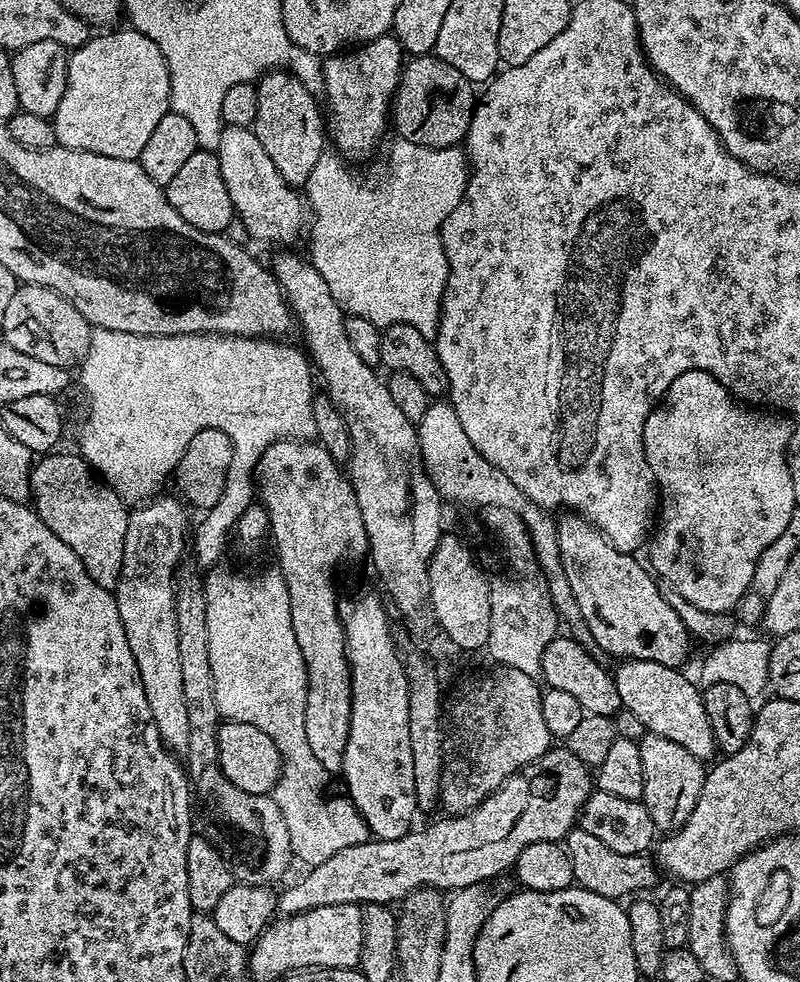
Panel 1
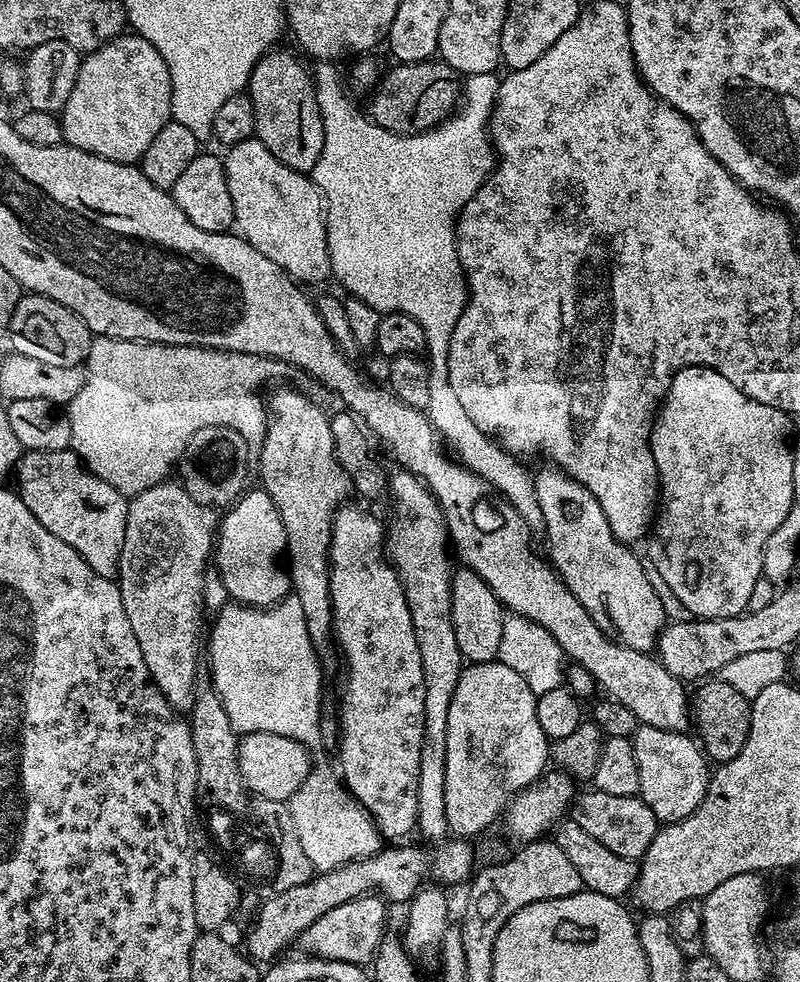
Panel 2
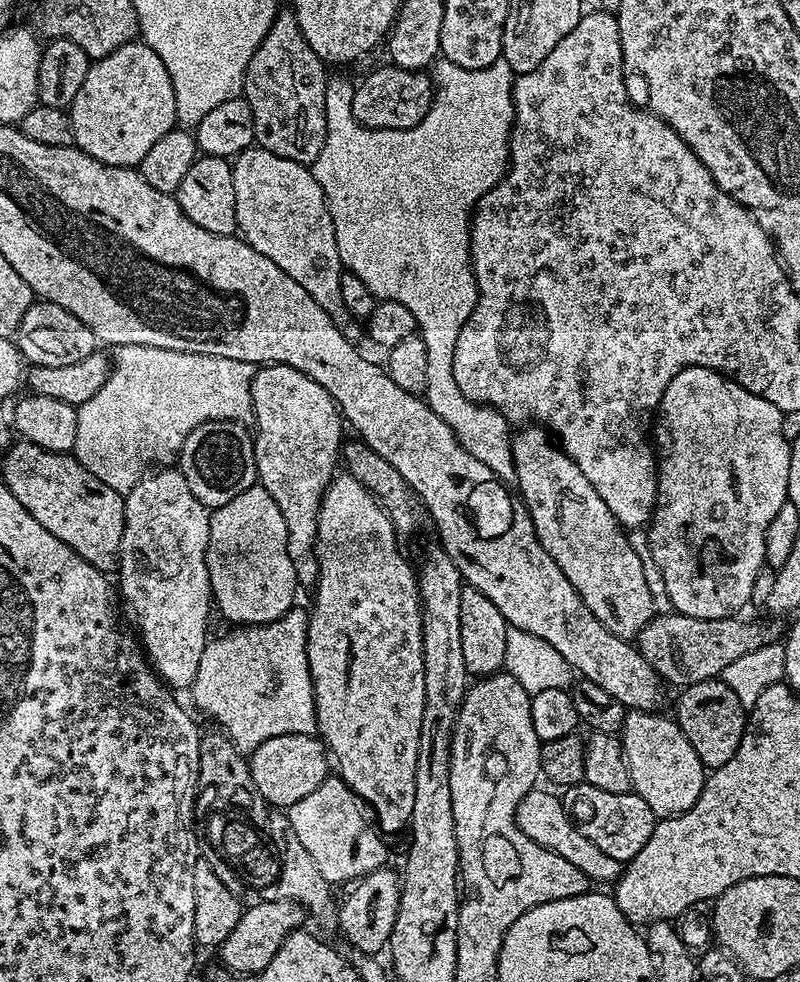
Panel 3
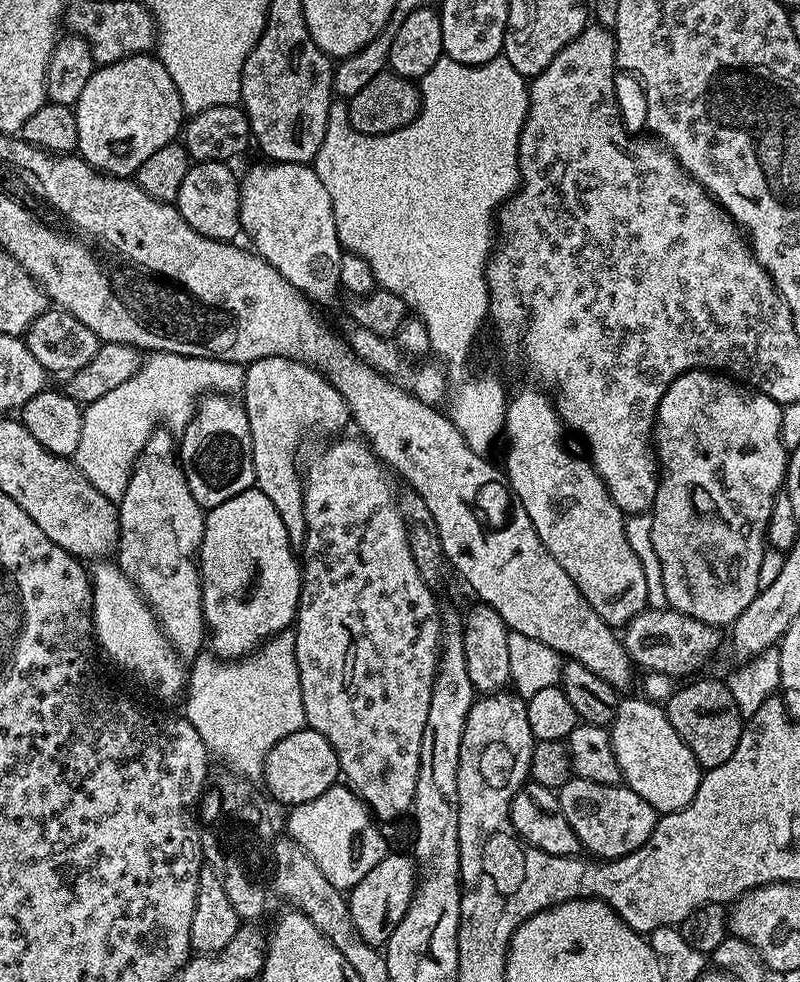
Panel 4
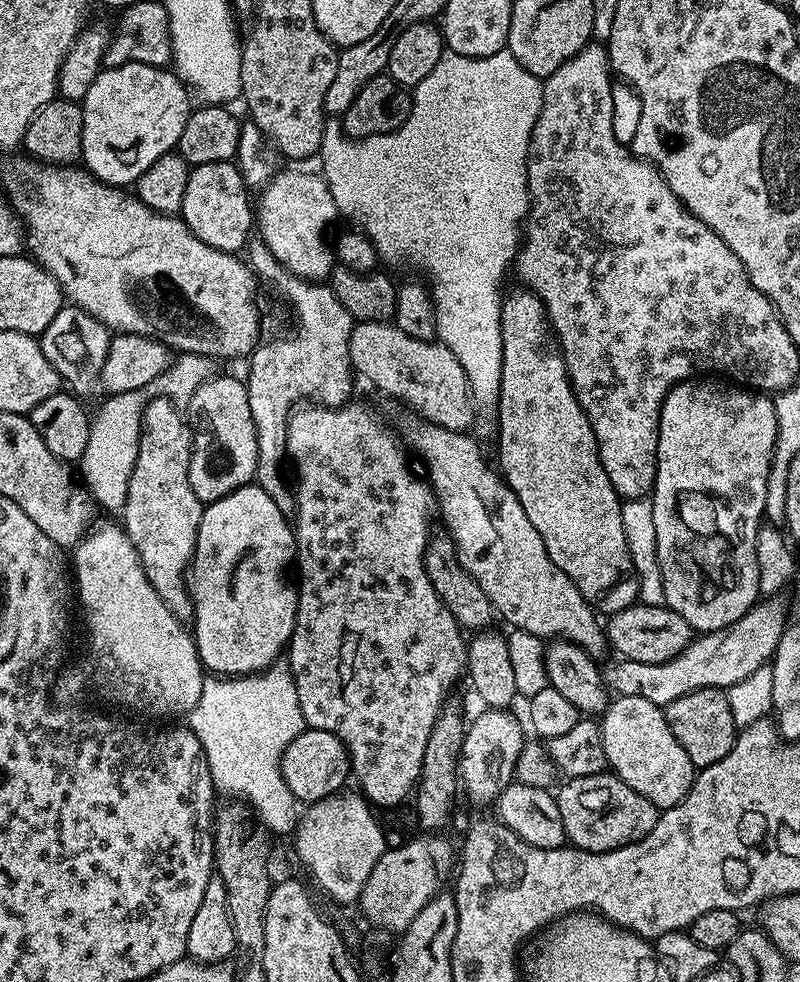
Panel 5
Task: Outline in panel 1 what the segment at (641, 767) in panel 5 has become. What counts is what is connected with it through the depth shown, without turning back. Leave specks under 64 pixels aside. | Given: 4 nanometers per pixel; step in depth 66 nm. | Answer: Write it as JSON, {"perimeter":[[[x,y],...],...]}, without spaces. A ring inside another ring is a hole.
{"perimeter":[[[645,735],[639,741],[642,770],[644,771],[644,799],[642,803],[654,822],[657,833],[671,834],[677,832],[690,818],[698,798],[702,794],[702,786],[706,775],[705,765],[690,750],[682,750],[678,742],[670,742],[670,738]]]}

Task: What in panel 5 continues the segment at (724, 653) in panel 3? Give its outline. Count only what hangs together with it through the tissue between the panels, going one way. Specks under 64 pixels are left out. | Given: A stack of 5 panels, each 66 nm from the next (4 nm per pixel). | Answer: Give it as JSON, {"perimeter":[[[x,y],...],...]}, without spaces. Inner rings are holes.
{"perimeter":[[[631,604],[626,610],[613,612],[606,620],[606,640],[616,651],[617,657],[634,662],[666,662],[691,644],[694,629],[688,625],[673,608],[667,606],[650,606],[649,604]]]}

